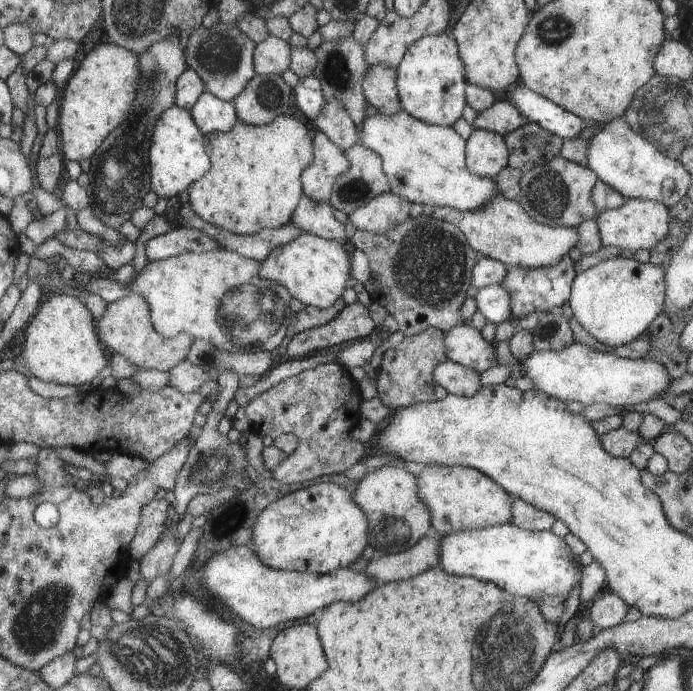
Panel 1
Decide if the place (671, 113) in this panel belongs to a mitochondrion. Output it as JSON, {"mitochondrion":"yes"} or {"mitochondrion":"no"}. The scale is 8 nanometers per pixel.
{"mitochondrion":"yes"}

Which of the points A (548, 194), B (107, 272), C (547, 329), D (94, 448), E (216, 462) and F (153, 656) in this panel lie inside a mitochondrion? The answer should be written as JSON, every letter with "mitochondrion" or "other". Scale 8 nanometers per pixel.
{"A":"mitochondrion","B":"other","C":"mitochondrion","D":"other","E":"mitochondrion","F":"mitochondrion"}

